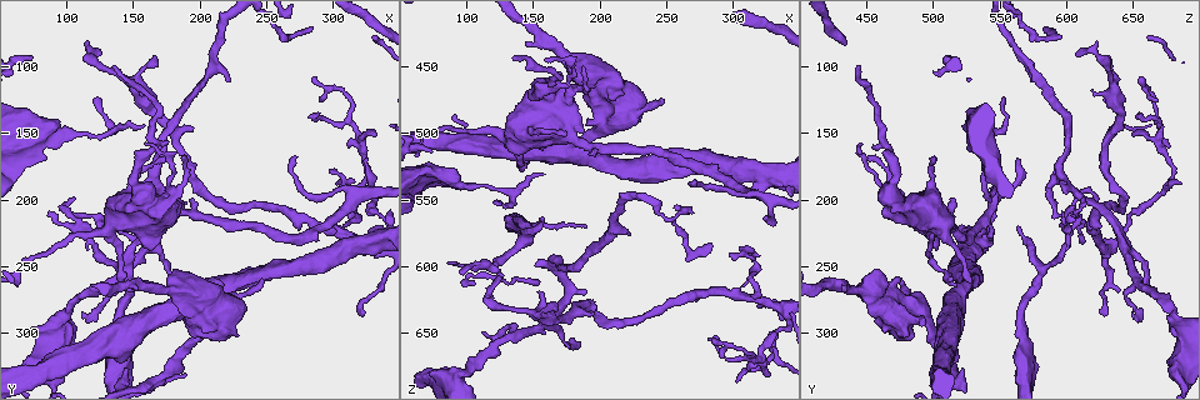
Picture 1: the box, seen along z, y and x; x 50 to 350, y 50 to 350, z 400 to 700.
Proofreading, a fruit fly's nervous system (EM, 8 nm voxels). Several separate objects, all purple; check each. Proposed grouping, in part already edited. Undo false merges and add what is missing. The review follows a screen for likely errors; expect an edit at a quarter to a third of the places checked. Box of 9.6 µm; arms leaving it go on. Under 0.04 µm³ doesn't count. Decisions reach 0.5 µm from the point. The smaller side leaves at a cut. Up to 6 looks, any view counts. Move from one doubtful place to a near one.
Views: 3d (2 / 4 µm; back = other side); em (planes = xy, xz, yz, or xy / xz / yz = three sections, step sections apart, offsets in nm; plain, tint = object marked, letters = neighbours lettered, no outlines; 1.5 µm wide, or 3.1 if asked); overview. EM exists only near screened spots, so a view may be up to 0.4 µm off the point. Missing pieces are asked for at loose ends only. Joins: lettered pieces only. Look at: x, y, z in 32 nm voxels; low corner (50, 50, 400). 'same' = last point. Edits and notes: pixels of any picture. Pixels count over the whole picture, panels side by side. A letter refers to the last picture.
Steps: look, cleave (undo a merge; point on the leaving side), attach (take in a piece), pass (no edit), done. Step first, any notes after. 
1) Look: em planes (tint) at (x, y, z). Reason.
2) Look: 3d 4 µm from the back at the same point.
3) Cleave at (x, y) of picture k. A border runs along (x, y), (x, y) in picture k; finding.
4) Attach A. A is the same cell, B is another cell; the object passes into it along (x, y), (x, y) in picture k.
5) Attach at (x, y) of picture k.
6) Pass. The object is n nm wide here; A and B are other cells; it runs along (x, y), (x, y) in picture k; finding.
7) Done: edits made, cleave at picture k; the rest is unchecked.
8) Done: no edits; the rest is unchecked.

Look: 3d 4 µm at (224, 110, 572). Free end.

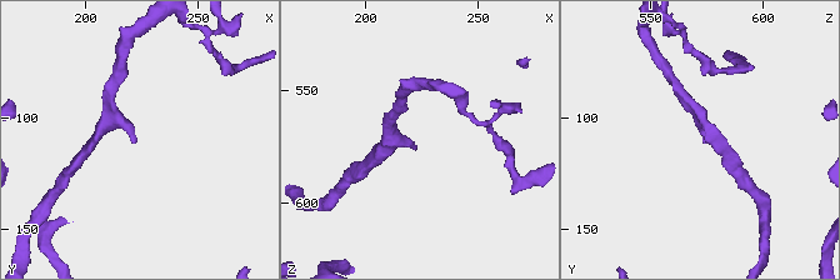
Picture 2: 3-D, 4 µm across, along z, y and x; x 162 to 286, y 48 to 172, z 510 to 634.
Look: em planes (letters) at (221, 111, 574). The arms are 160, 180 nm wide.

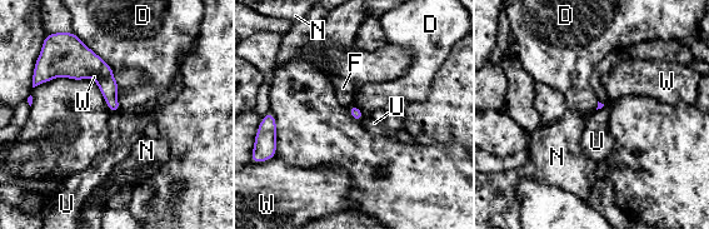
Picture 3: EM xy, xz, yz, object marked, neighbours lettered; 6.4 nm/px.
Pass. D, F, N, U and W are other cells; no lettered piece goes on from it.

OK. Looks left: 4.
Look: em planes (tint) at (156, 232, 612). Tapers out.

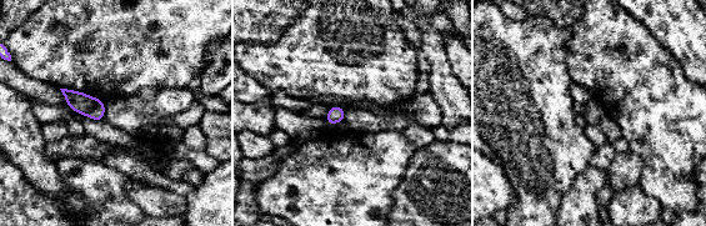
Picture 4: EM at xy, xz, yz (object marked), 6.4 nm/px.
Look: em planes (letters) at the same point. See the neighbours.

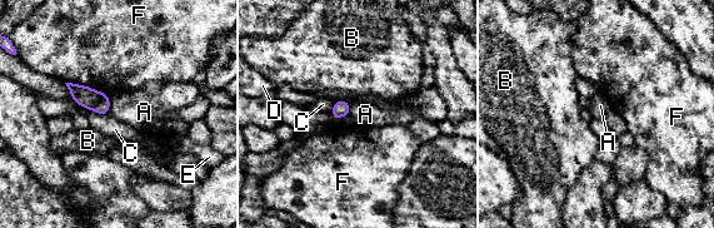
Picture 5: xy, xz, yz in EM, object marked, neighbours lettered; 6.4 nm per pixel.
Pass. The object is 110 nm wide here; the longest contact is with F, 300 nm; A, B, C, D, E and F are other cells; none of them fits.

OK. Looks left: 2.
Done: no edits; the rest is unchecked.

